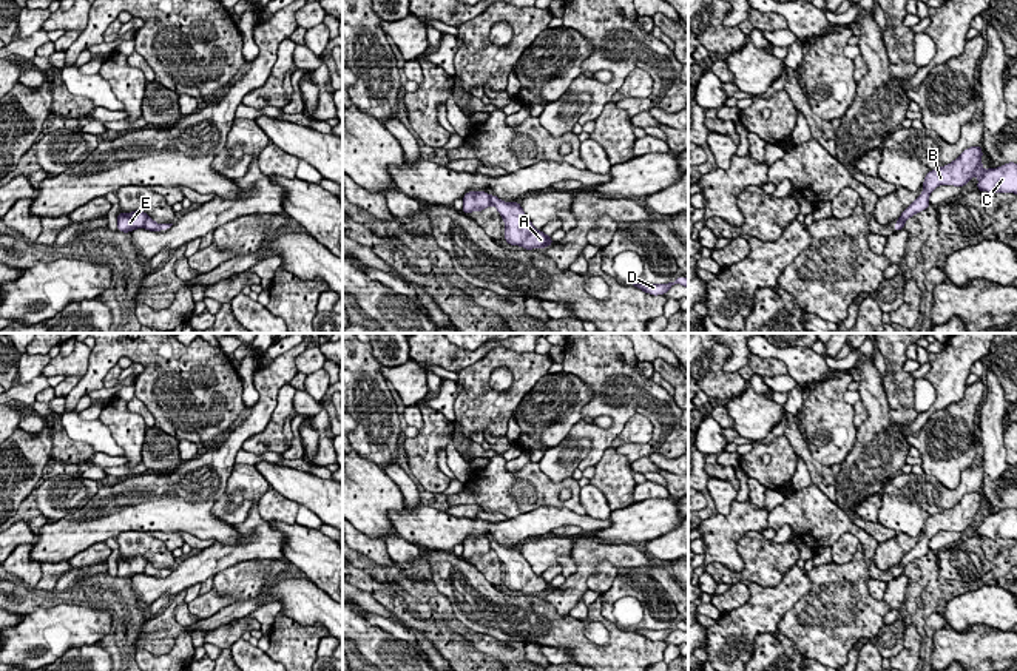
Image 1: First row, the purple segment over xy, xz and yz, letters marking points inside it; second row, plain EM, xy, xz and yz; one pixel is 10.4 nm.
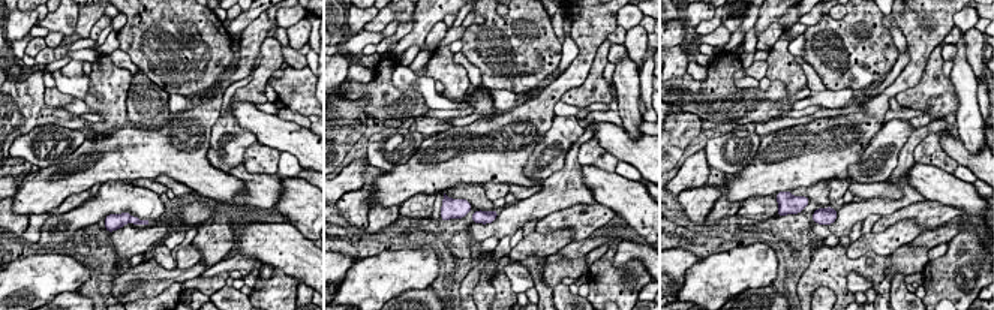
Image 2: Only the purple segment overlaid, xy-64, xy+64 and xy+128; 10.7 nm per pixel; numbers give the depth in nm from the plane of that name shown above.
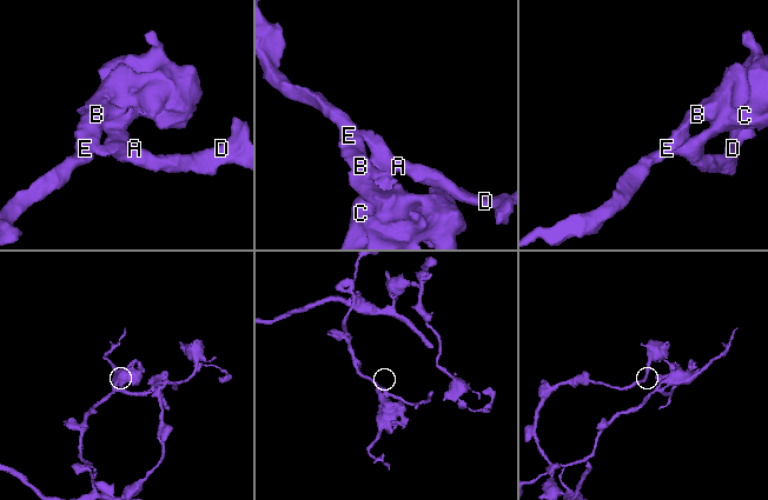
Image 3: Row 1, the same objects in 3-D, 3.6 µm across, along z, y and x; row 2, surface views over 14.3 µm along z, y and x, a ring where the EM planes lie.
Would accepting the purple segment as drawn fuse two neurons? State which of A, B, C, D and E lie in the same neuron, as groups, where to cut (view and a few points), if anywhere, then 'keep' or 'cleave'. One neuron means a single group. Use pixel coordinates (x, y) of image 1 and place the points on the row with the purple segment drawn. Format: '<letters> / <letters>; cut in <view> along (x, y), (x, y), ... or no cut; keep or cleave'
A C D / B E; cut in xy along (147, 216), (142, 227); cleave

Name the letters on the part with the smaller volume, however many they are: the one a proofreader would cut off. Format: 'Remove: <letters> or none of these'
Remove: A, C, D

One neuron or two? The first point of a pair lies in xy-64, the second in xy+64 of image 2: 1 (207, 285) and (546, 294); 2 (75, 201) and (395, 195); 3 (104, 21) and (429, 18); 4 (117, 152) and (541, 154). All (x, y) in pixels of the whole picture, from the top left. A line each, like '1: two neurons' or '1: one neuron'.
1: two neurons
2: two neurons
3: two neurons
4: two neurons

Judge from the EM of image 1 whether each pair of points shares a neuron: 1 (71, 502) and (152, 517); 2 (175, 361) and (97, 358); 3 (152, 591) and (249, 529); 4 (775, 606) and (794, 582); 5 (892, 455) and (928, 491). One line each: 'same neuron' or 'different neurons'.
1: different neurons
2: same neuron
3: same neuron
4: same neuron
5: different neurons

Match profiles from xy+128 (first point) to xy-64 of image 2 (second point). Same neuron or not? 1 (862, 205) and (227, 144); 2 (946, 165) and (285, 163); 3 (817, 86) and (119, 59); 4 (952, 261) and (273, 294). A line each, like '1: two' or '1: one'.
1: two
2: two
3: one
4: one

